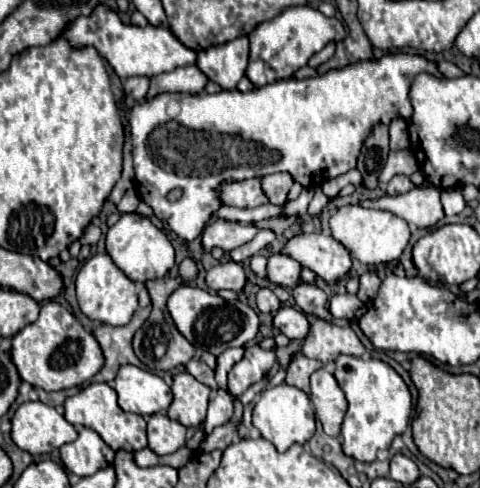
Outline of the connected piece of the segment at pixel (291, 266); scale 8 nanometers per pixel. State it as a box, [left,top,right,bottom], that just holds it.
[266,252,300,288]

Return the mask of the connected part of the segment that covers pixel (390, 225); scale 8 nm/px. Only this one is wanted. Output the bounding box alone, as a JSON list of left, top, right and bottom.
[330,206,410,266]

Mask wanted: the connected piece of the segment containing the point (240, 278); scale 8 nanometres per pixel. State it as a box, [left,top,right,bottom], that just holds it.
[206,262,246,292]

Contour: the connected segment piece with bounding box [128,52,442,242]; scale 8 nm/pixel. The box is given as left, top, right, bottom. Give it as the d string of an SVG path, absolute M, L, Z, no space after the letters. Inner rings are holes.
M396 52L396 54L384 54L378 60L360 60L358 64L348 64L346 68L338 68L338 70L330 70L322 76L314 76L314 78L306 78L306 80L296 80L296 78L288 78L288 80L276 80L268 86L262 88L254 88L248 94L242 94L238 90L222 90L218 94L158 94L152 100L144 100L142 104L134 104L130 110L130 132L132 132L132 156L134 156L134 172L136 172L136 190L140 194L140 198L154 210L154 214L168 222L168 226L172 228L172 232L186 240L192 242L202 234L202 228L206 226L206 222L218 212L218 208L222 206L222 200L218 200L218 188L230 180L250 180L250 178L258 178L258 176L266 176L266 174L274 174L274 172L288 172L292 174L292 178L300 184L304 184L304 188L314 188L330 178L336 178L340 174L346 174L348 170L356 168L356 158L360 154L362 148L362 140L366 140L366 136L370 136L370 128L374 128L374 124L384 122L386 126L390 126L392 120L396 118L404 118L408 120L412 116L412 104L408 98L410 92L410 84L414 80L414 76L418 76L420 72L430 72L434 76L442 76L438 70L438 64L434 60L428 60L426 56L420 54L406 54L406 52ZM178 104L178 112L172 112L170 106ZM180 188L182 190L182 198L178 202L168 202L166 196L170 190Z

